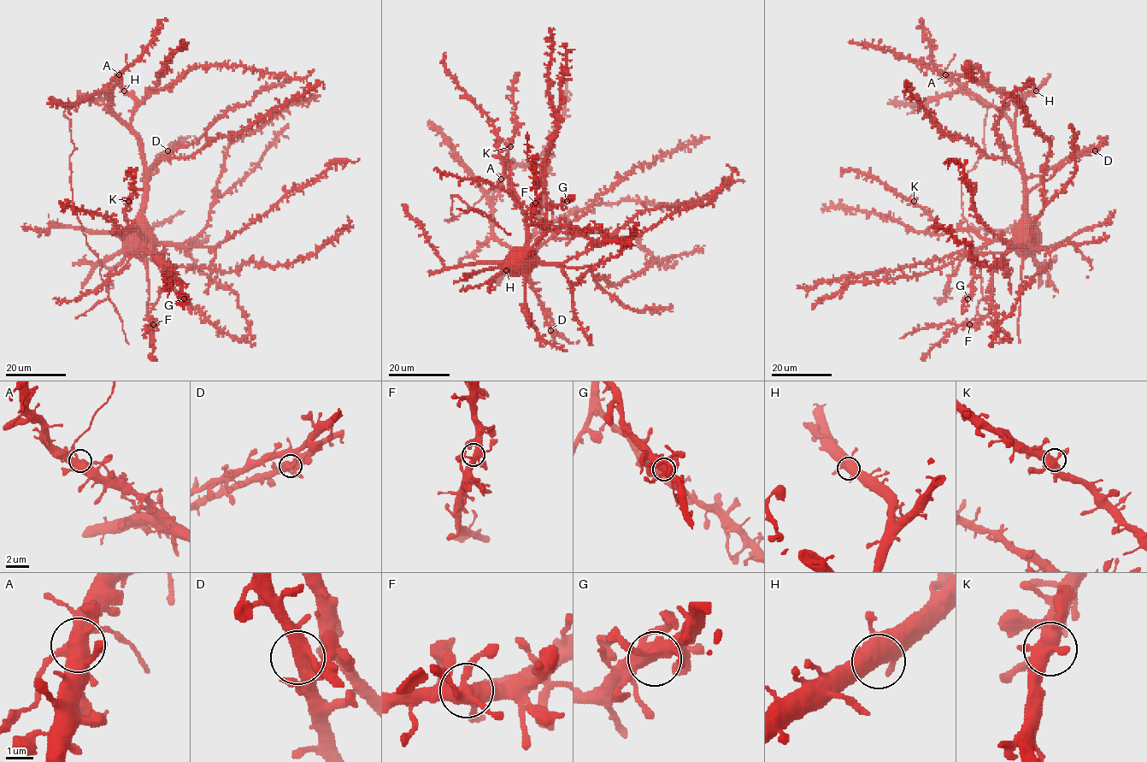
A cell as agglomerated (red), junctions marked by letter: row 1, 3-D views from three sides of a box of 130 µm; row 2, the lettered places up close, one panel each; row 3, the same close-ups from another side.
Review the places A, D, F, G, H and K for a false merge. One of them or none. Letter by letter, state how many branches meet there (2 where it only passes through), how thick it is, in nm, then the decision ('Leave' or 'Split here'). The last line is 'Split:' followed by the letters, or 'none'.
A: Branches: 6. Thickness 500 nm. Leave
D: Branches: 5. Thickness 440 nm. Leave
F: Branches: 6. Thickness 460 nm. Leave
G: Branches: 6. Thickness 480 nm. Leave
H: Branches: 5. Thickness 480 nm. Leave
K: Branches: 5. Thickness 480 nm. Leave
Split: none

